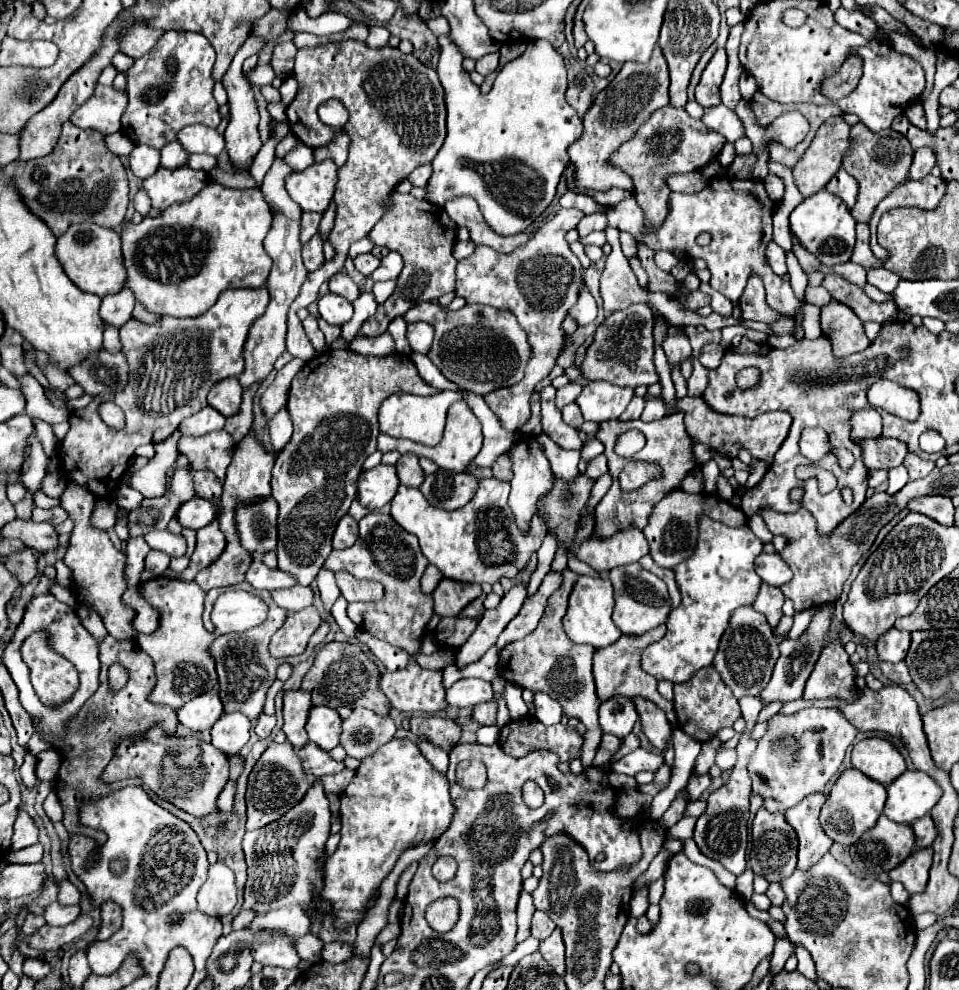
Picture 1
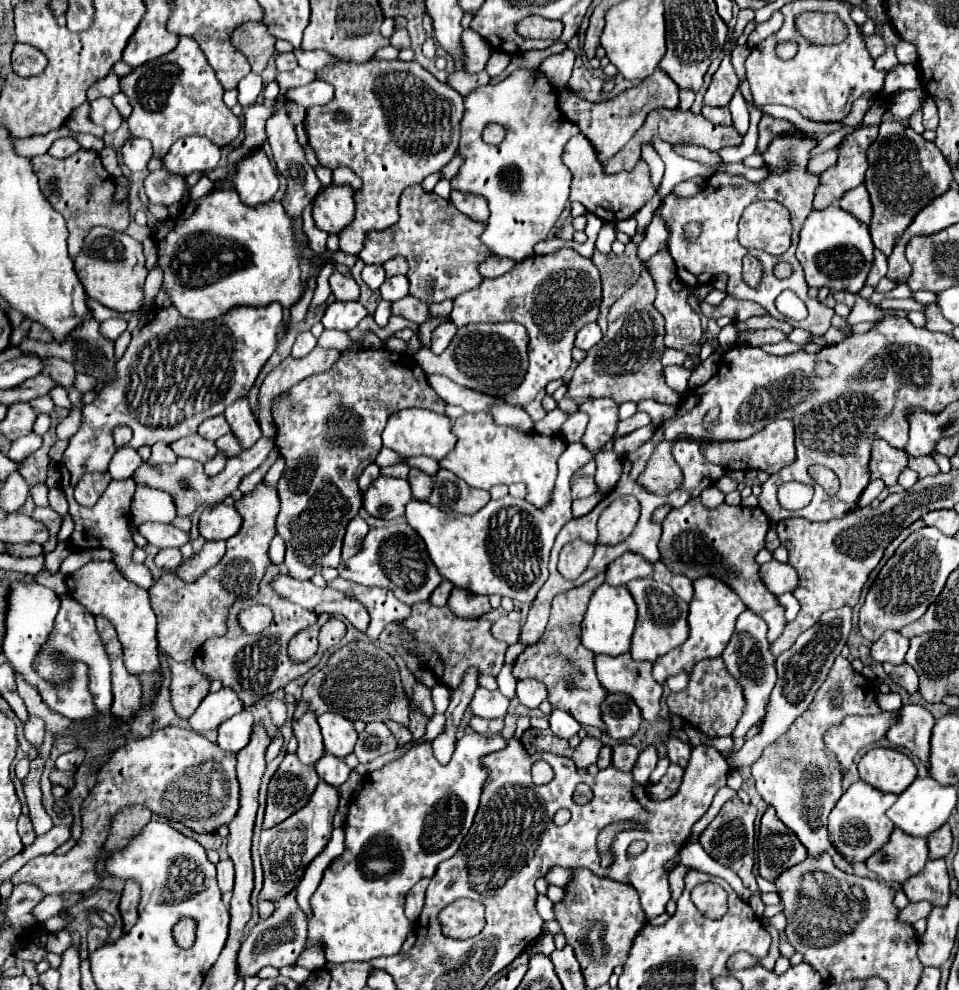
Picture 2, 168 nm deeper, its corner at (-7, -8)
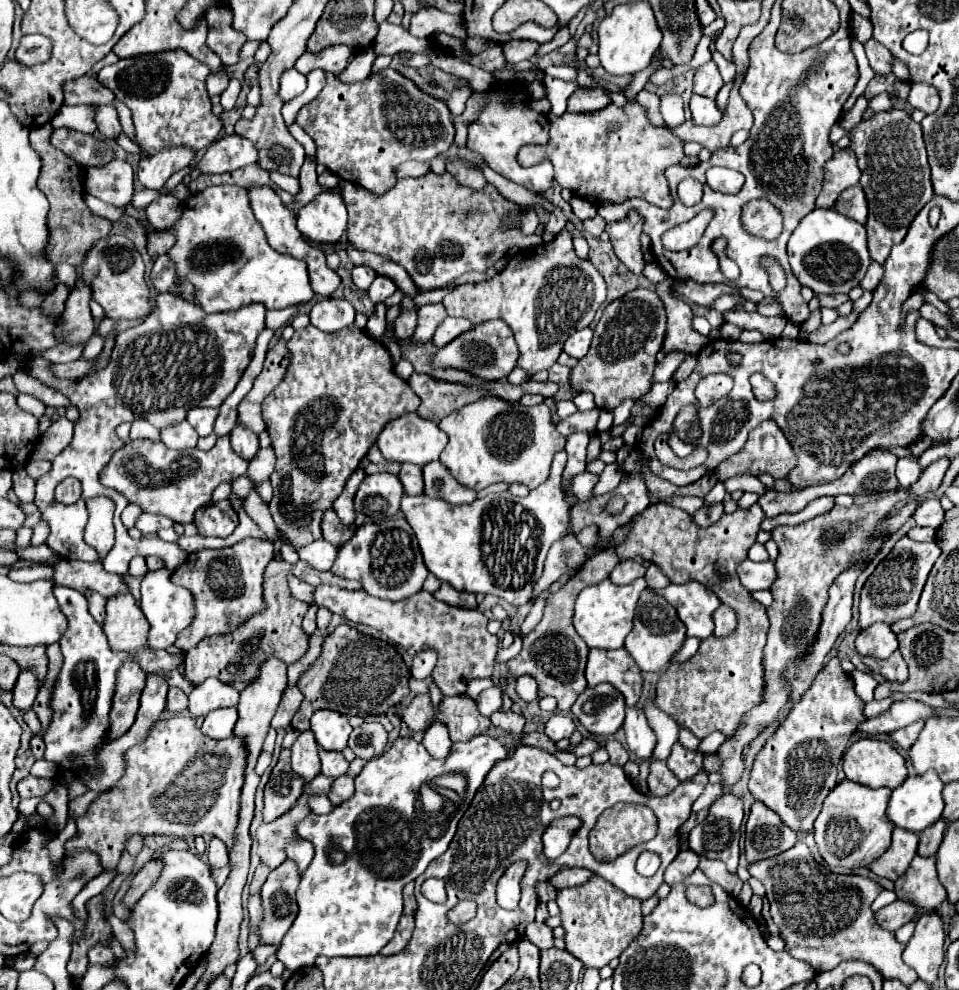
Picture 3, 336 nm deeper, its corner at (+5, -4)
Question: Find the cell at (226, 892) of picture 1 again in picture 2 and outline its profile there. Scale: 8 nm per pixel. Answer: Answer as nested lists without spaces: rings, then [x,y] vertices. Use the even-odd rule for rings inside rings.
[[[230,860],[218,862],[218,886],[220,886],[222,894],[232,892],[232,888],[234,888],[234,866]]]

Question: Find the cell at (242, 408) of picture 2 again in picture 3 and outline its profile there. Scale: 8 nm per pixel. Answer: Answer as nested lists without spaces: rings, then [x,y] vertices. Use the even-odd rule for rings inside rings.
[[[240,424],[230,432],[230,440],[232,440],[234,452],[236,452],[240,458],[248,460],[248,462],[250,462],[250,460],[258,454],[258,450],[260,450],[258,436],[256,436],[252,430],[248,430],[248,428],[240,426]]]

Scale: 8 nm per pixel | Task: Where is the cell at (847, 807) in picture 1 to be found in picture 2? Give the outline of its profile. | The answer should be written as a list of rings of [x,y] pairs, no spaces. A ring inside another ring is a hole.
[[[864,780],[854,782],[838,800],[834,810],[828,816],[828,834],[834,848],[844,856],[848,862],[864,862],[868,856],[872,856],[880,846],[888,842],[888,836],[892,834],[892,820],[886,816],[886,810],[896,802],[894,794],[880,792],[878,788],[870,786]]]

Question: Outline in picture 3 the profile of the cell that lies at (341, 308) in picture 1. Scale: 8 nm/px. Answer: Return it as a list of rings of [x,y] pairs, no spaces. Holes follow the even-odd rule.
[[[322,298],[310,310],[310,324],[322,332],[336,332],[354,322],[354,306],[348,300]]]

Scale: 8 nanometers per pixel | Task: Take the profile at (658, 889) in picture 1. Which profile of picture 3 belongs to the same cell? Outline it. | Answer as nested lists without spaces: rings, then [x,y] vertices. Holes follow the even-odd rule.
[[[680,850],[680,854],[670,862],[670,866],[664,872],[664,882],[674,886],[676,882],[684,882],[696,868],[698,868],[700,856],[692,850]]]

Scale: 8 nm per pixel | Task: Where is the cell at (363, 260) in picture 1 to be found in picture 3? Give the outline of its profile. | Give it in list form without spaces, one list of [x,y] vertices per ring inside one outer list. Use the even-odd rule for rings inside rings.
[[[354,266],[354,270],[352,270],[352,280],[358,290],[368,290],[370,284],[374,282],[374,278],[376,278],[376,272],[368,266]]]

